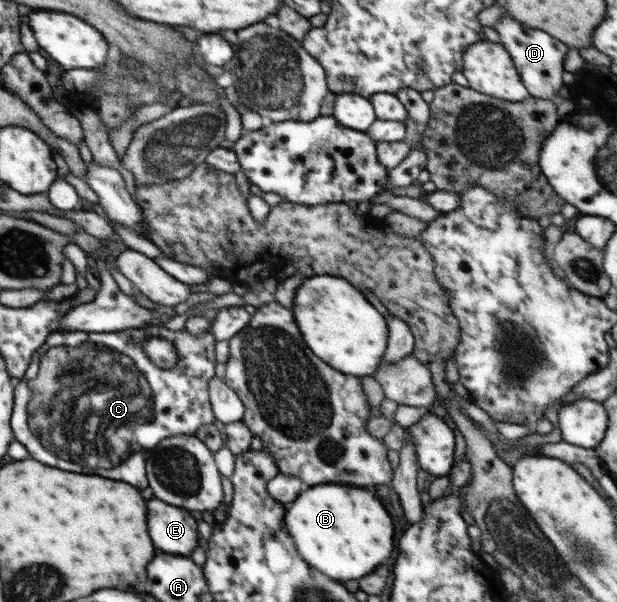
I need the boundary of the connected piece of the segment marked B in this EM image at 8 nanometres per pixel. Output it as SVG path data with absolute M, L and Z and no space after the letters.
M322 484L303 489L298 498L286 505L284 520L302 560L338 582L370 574L394 548L390 514L376 495L352 484Z

